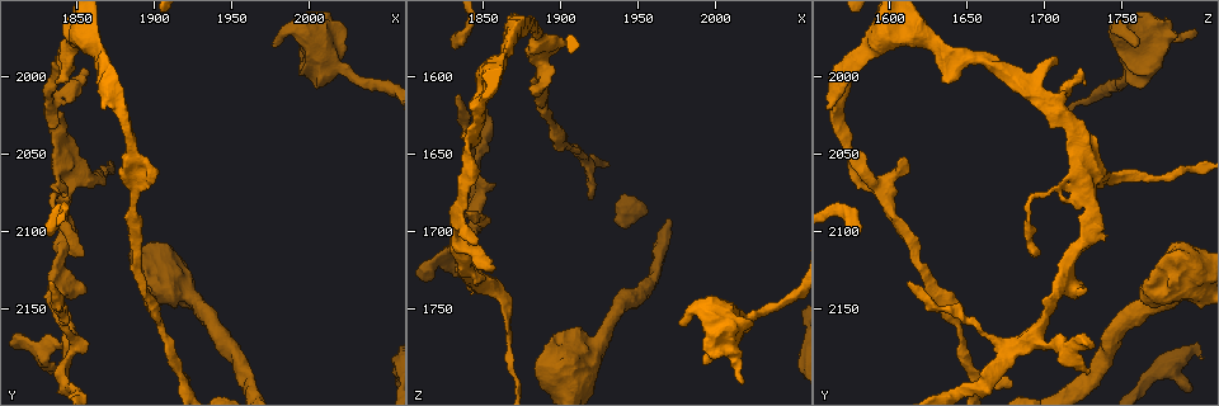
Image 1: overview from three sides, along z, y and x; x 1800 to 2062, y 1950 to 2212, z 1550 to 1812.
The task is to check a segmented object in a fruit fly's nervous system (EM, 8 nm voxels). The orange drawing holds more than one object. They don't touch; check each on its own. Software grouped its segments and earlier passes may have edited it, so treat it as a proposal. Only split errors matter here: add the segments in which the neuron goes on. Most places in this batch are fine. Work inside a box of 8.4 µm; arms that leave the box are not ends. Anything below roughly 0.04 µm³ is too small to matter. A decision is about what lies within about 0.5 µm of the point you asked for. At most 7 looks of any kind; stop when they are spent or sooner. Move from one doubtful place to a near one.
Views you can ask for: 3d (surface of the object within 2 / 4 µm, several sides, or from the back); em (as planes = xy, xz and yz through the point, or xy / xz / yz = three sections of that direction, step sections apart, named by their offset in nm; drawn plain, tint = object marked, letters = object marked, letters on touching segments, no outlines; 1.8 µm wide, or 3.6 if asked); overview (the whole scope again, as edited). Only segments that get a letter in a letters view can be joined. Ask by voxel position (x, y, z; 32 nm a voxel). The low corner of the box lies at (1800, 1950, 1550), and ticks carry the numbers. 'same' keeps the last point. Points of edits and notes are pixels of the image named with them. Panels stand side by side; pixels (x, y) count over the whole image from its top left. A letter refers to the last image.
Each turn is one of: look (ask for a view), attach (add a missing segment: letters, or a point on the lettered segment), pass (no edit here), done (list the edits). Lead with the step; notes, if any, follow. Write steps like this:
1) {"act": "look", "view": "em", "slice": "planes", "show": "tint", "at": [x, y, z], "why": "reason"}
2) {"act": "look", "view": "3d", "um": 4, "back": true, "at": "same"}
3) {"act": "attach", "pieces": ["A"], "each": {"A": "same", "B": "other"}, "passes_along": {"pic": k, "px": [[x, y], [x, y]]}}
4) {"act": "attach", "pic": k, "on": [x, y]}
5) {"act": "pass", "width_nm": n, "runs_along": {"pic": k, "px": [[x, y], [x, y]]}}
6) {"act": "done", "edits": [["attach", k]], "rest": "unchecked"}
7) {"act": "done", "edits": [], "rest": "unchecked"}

{"act": "look", "view": "em", "slice": "xz", "step": 8, "show": "letters", "at": [1918, 2198, 1680], "why": "an open end"}

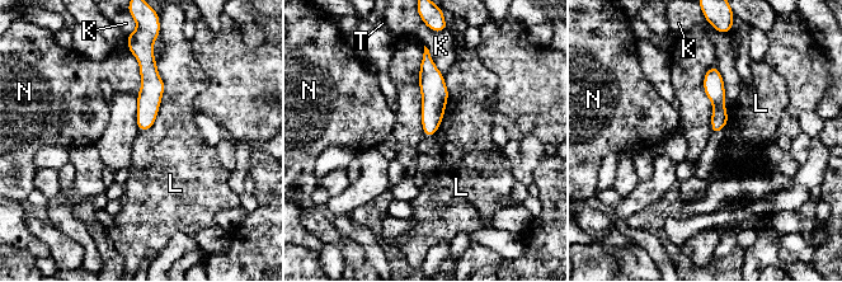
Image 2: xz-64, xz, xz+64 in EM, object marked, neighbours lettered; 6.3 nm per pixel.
{"act": "look", "view": "em", "slice": "planes", "show": "letters", "at": "same", "why": "another direction"}

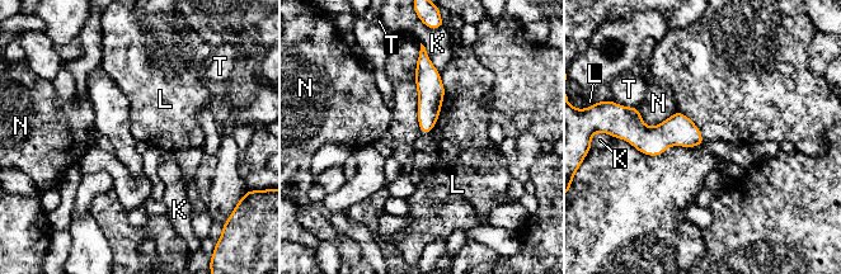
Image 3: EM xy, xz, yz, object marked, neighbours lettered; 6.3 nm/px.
{"act": "pass", "each": {"K": "other", "L": "other", "N": "other", "T": "other"}, "found": "no lettered segment goes on from it"}

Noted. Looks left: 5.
{"act": "look", "view": "3d", "um": 4, "back": true, "at": [1842, 2082, 1712], "why": "free end"}

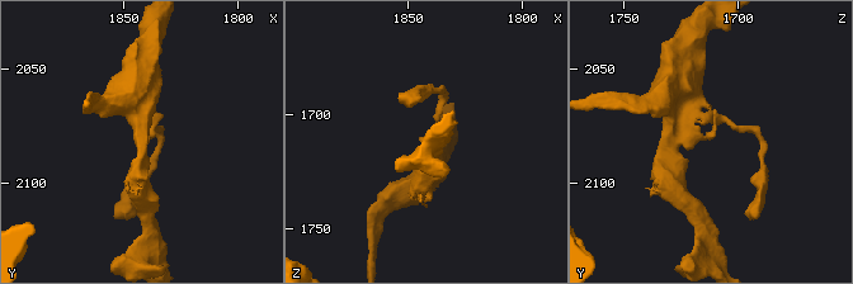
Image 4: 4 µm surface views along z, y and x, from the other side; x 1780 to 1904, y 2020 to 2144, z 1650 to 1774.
{"act": "look", "view": "em", "slice": "xy", "step": 4, "show": "letters", "at": "same"}

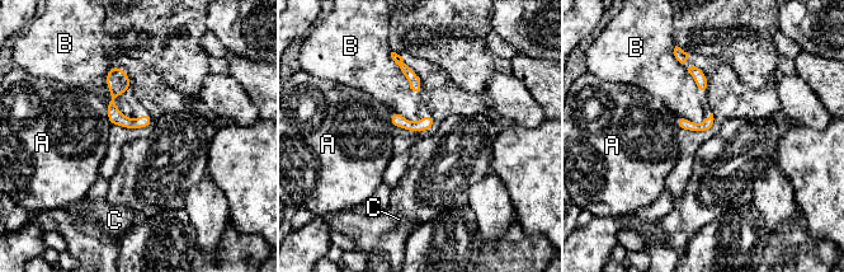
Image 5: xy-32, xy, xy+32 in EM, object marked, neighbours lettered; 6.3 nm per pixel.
{"act": "look", "view": "em", "slice": "planes", "show": "letters", "at": "same"}

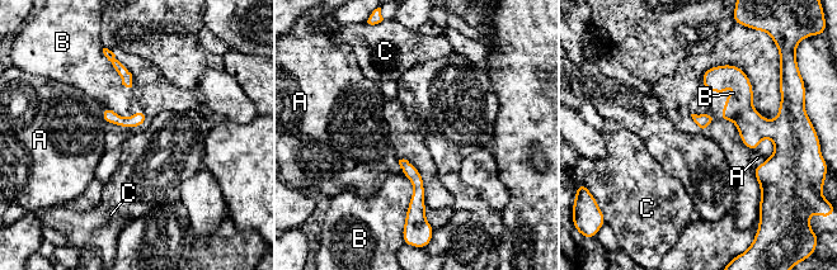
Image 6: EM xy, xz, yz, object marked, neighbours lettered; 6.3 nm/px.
{"act": "pass", "each": {"A": "other", "B": "other", "C": "other"}, "runs_along": {"pic": 6, "px": [[403, 162], [417, 180], [422, 208]]}, "found": "none of them fits"}

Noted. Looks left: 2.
{"act": "done", "edits": [], "rest": "unchecked"}

